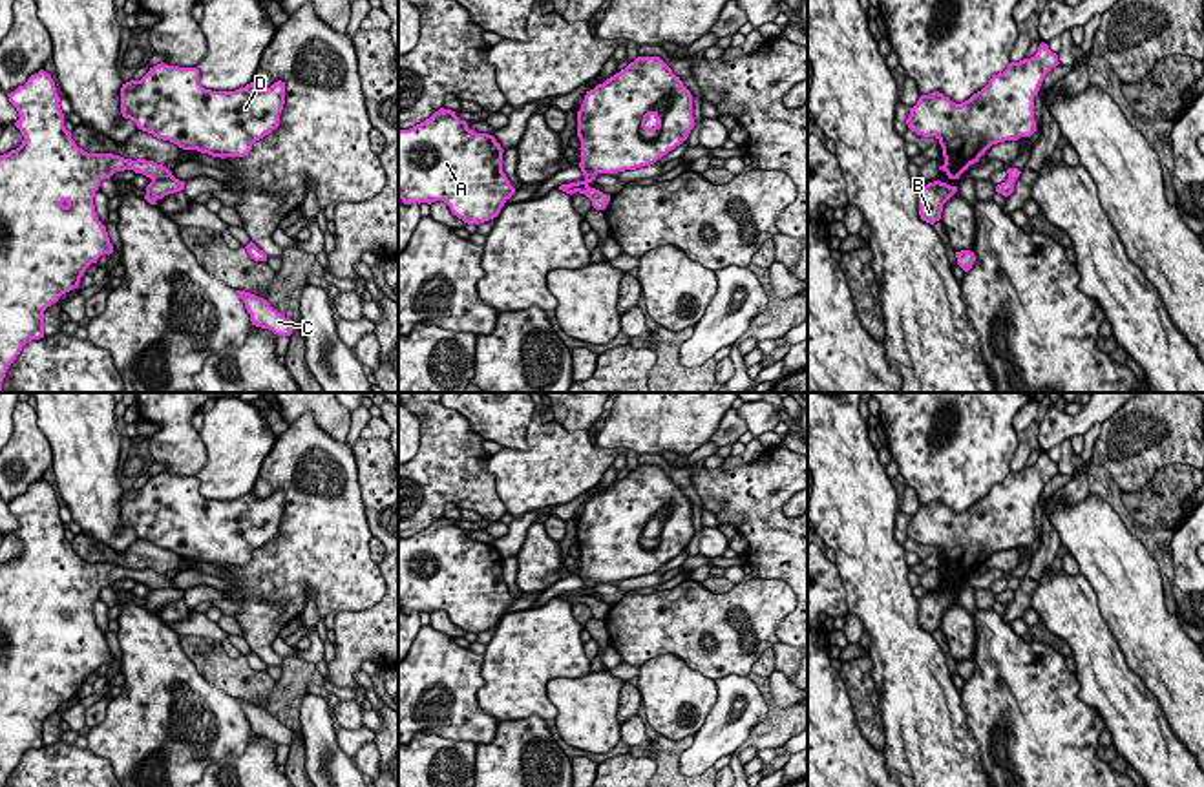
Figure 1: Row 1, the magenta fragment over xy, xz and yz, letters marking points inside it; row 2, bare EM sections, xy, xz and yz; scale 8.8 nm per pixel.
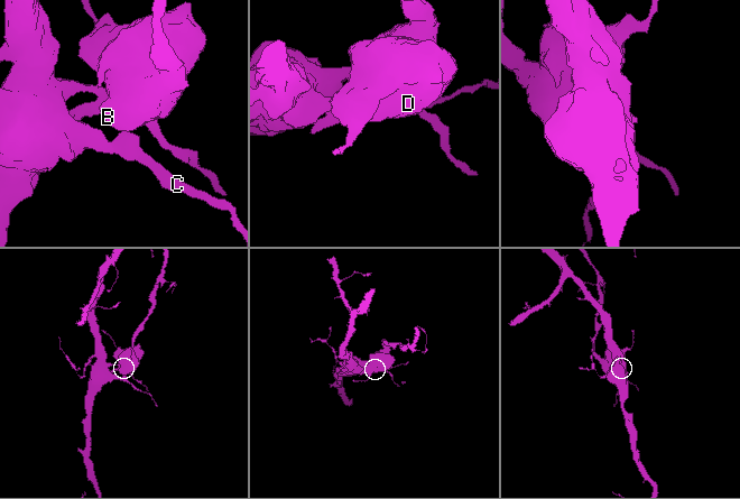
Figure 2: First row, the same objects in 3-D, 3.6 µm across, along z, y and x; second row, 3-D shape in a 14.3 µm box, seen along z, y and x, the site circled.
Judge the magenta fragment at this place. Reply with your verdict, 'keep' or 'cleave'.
cleave

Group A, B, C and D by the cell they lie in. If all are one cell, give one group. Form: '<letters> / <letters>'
A C / B D

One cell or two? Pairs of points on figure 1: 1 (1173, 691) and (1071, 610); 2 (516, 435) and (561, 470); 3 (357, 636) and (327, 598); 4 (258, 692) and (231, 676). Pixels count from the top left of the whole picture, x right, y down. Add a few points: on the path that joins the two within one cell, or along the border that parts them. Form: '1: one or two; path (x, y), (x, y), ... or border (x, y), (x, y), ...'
1: two; border (1098, 608), (1126, 665), (1142, 683)
2: two; border (532, 420), (528, 446)
3: two; border (379, 599), (360, 610), (340, 610), (337, 614)
4: one; path (251, 685), (238, 680)

